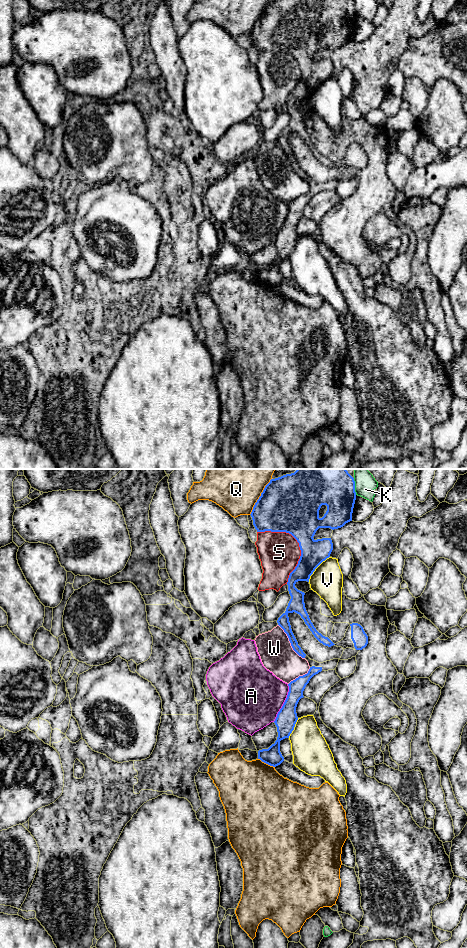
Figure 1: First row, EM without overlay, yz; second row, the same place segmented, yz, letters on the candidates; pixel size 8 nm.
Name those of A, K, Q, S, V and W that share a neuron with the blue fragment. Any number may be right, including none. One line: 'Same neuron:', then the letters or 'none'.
Same neuron: none

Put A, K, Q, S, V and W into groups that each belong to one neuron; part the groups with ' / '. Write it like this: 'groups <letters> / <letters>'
groups A / K / Q / S / V / W

